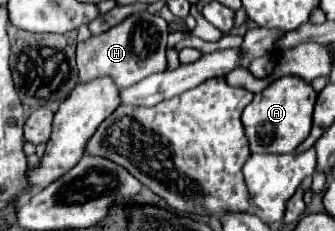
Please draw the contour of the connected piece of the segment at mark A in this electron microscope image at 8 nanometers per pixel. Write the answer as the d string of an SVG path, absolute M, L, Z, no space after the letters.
M280 77L264 93L254 95L254 101L242 113L242 125L250 153L294 153L294 149L310 133L314 103L316 91L312 85L304 85L304 81L298 77Z

